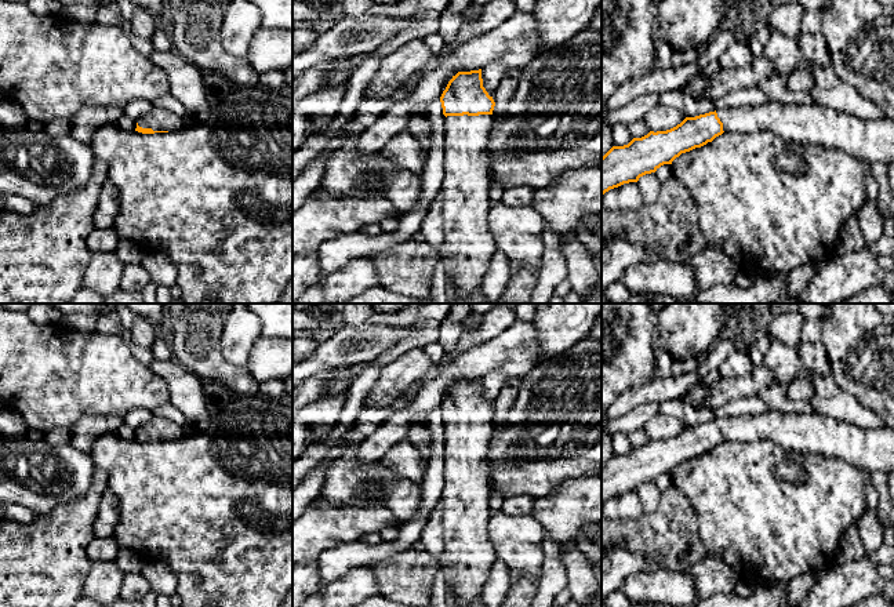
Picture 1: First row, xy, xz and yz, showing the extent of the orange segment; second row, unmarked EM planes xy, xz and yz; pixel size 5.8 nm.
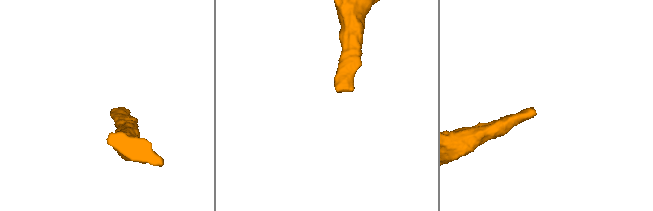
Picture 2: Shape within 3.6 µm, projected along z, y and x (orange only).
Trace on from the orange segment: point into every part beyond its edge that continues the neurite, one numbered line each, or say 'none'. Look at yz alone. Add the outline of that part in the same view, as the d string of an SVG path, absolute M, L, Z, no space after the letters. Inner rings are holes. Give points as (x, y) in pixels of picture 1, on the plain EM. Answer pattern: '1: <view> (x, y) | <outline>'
1: yz (869, 450) | M768 411L716 419L724 441L770 440L788 451L835 458L871 475L894 472L894 429L864 429L824 414Z

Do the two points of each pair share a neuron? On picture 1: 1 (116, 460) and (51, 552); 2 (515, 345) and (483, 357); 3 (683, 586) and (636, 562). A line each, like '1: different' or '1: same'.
1: different
2: same
3: different

